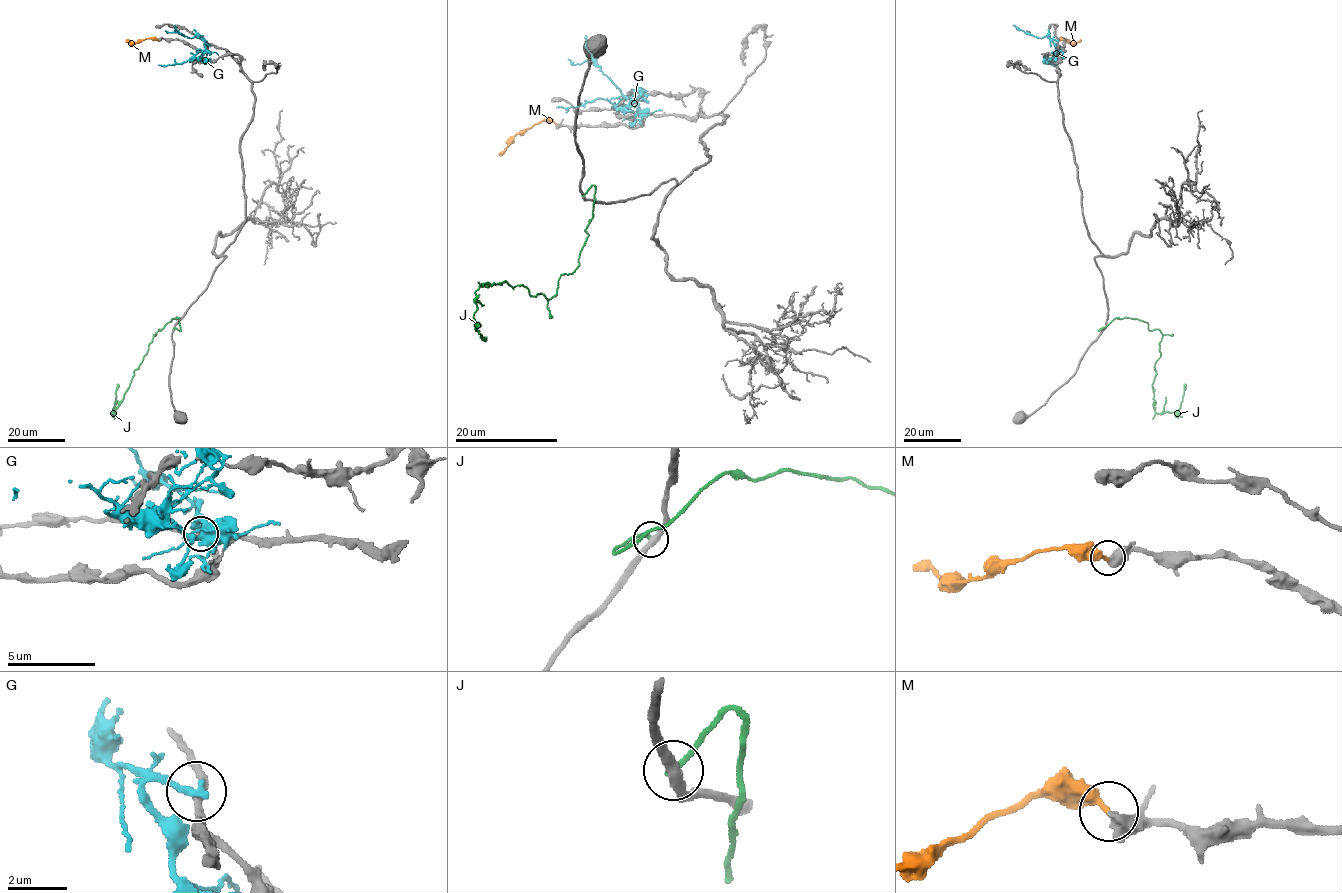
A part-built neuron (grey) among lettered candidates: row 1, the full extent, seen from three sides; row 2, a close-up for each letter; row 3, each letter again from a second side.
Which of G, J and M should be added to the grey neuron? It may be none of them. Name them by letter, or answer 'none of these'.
M

